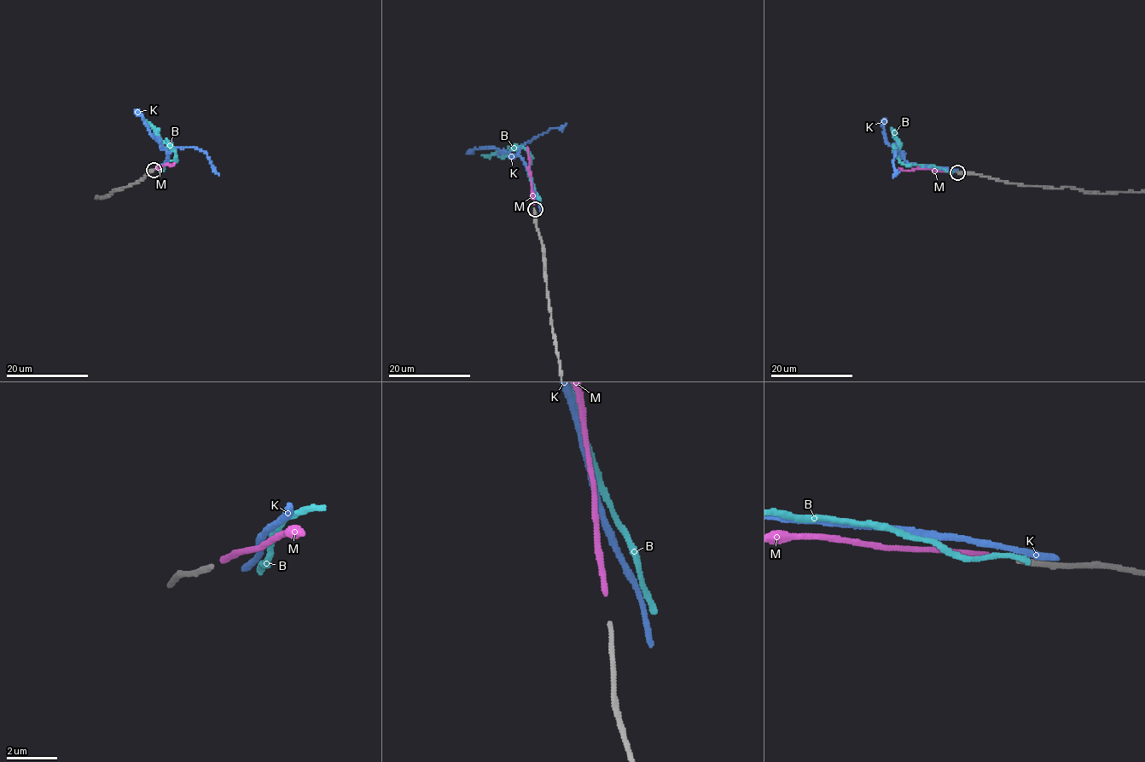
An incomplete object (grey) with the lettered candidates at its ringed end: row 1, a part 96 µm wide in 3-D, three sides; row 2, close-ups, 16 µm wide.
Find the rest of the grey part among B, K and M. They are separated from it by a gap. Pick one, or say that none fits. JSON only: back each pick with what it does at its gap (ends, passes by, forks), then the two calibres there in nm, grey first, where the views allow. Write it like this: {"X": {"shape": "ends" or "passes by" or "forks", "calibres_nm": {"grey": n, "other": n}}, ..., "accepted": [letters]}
{"M": {"shape": "ends", "calibres_nm": {"grey": 200, "other": 220}}, "accepted": ["M"]}

